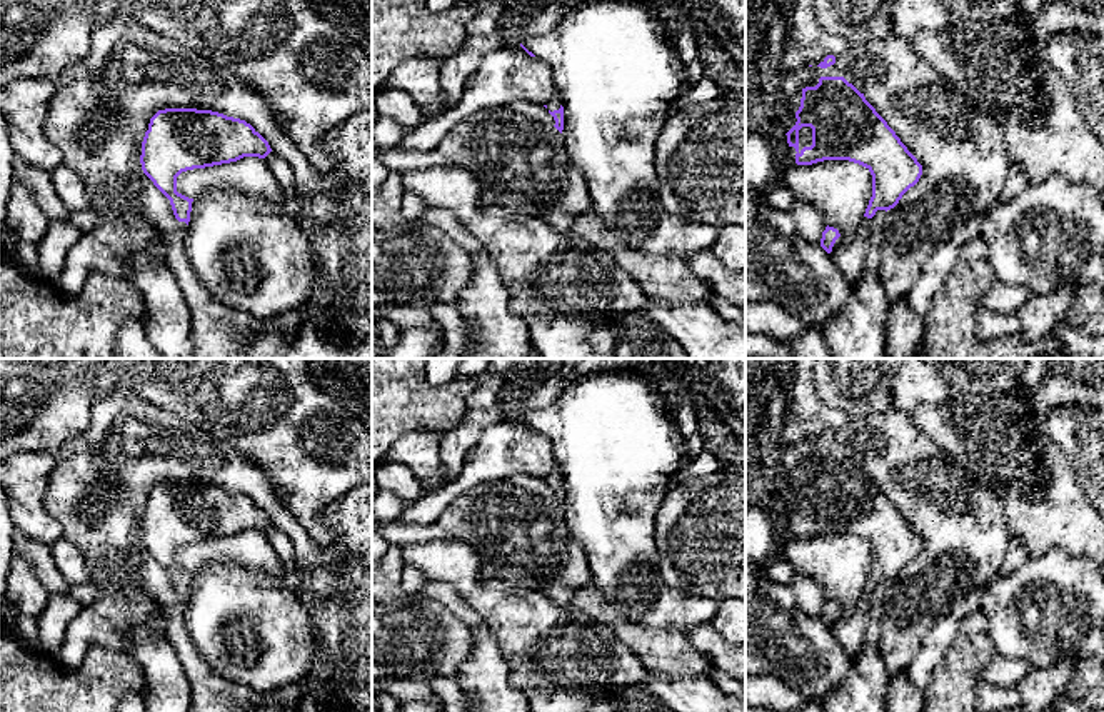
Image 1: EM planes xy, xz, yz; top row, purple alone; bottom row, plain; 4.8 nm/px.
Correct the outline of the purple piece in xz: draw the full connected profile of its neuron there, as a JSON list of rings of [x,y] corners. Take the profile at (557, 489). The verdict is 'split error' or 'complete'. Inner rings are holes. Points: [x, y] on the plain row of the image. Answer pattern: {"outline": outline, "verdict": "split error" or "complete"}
{"outline": [[[555,465],[549,474],[547,474],[547,484],[549,487],[554,490],[555,494],[555,502],[562,507],[564,504],[564,480],[562,480],[562,475],[560,475],[560,470],[559,467]]], "verdict": "split error"}

